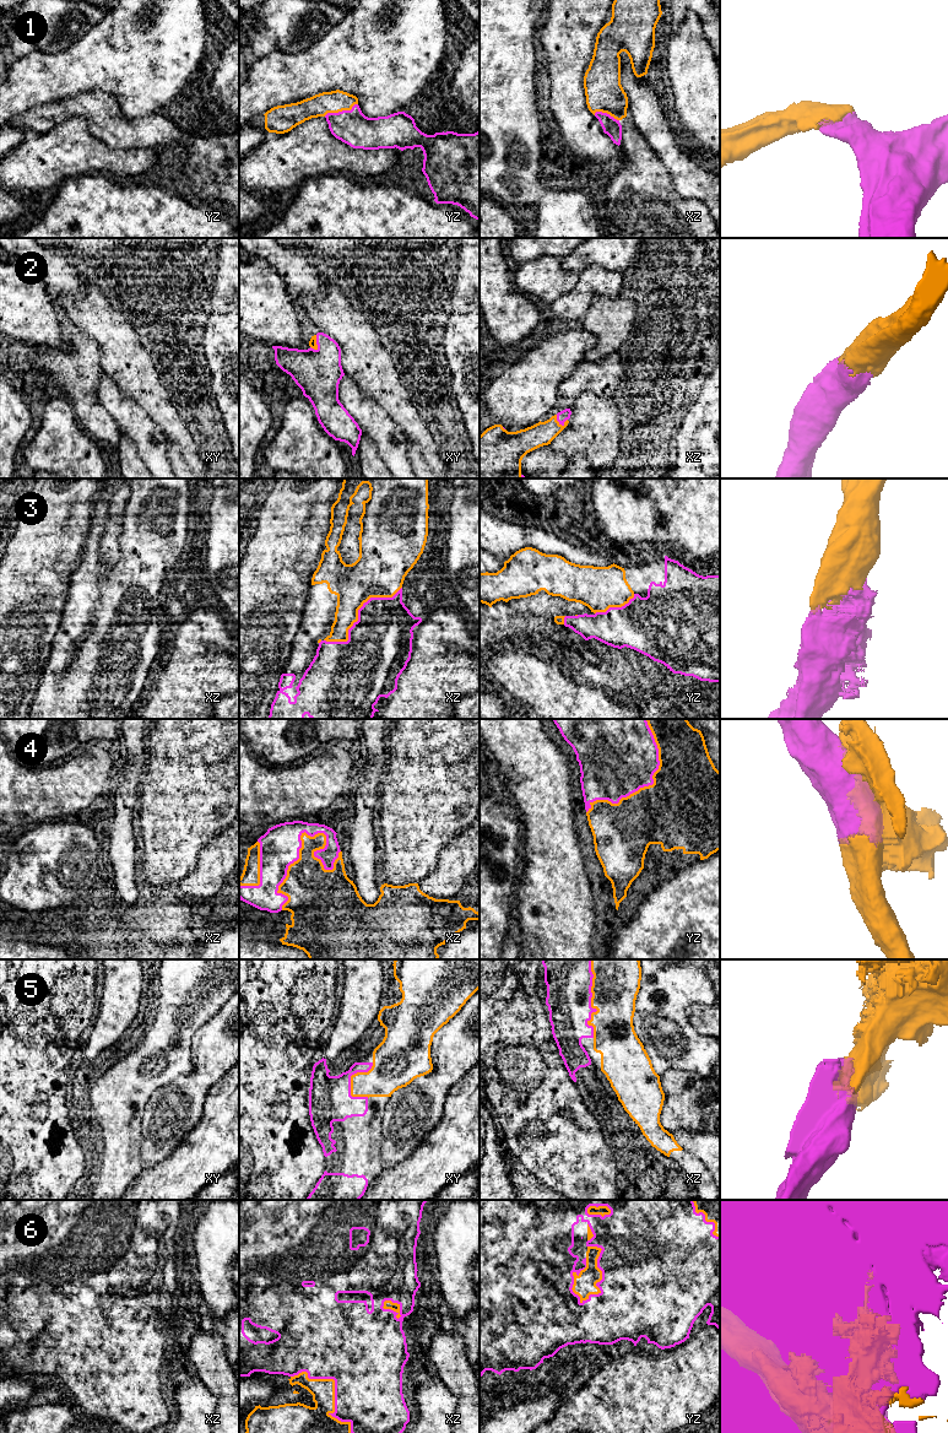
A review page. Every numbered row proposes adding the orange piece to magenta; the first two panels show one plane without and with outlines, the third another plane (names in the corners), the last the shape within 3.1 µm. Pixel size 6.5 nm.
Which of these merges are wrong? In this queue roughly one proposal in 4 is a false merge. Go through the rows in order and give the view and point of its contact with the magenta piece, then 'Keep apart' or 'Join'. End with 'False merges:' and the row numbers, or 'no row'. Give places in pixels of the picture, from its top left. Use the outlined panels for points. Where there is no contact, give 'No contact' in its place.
1: Touches magenta at yz (340, 112). Join
2: Touches magenta at xz (558, 421). Join
3: Touches magenta at xz (358, 615). Join
4: Touches magenta at xz (292, 863). Join
5: Touches magenta at xz (590, 1000). Join
6: Touches magenta at yz (602, 1277). Keep apart
False merges: 6

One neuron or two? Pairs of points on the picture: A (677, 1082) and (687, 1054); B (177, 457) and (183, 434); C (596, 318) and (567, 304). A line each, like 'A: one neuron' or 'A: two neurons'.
A: two neurons
B: two neurons
C: two neurons

